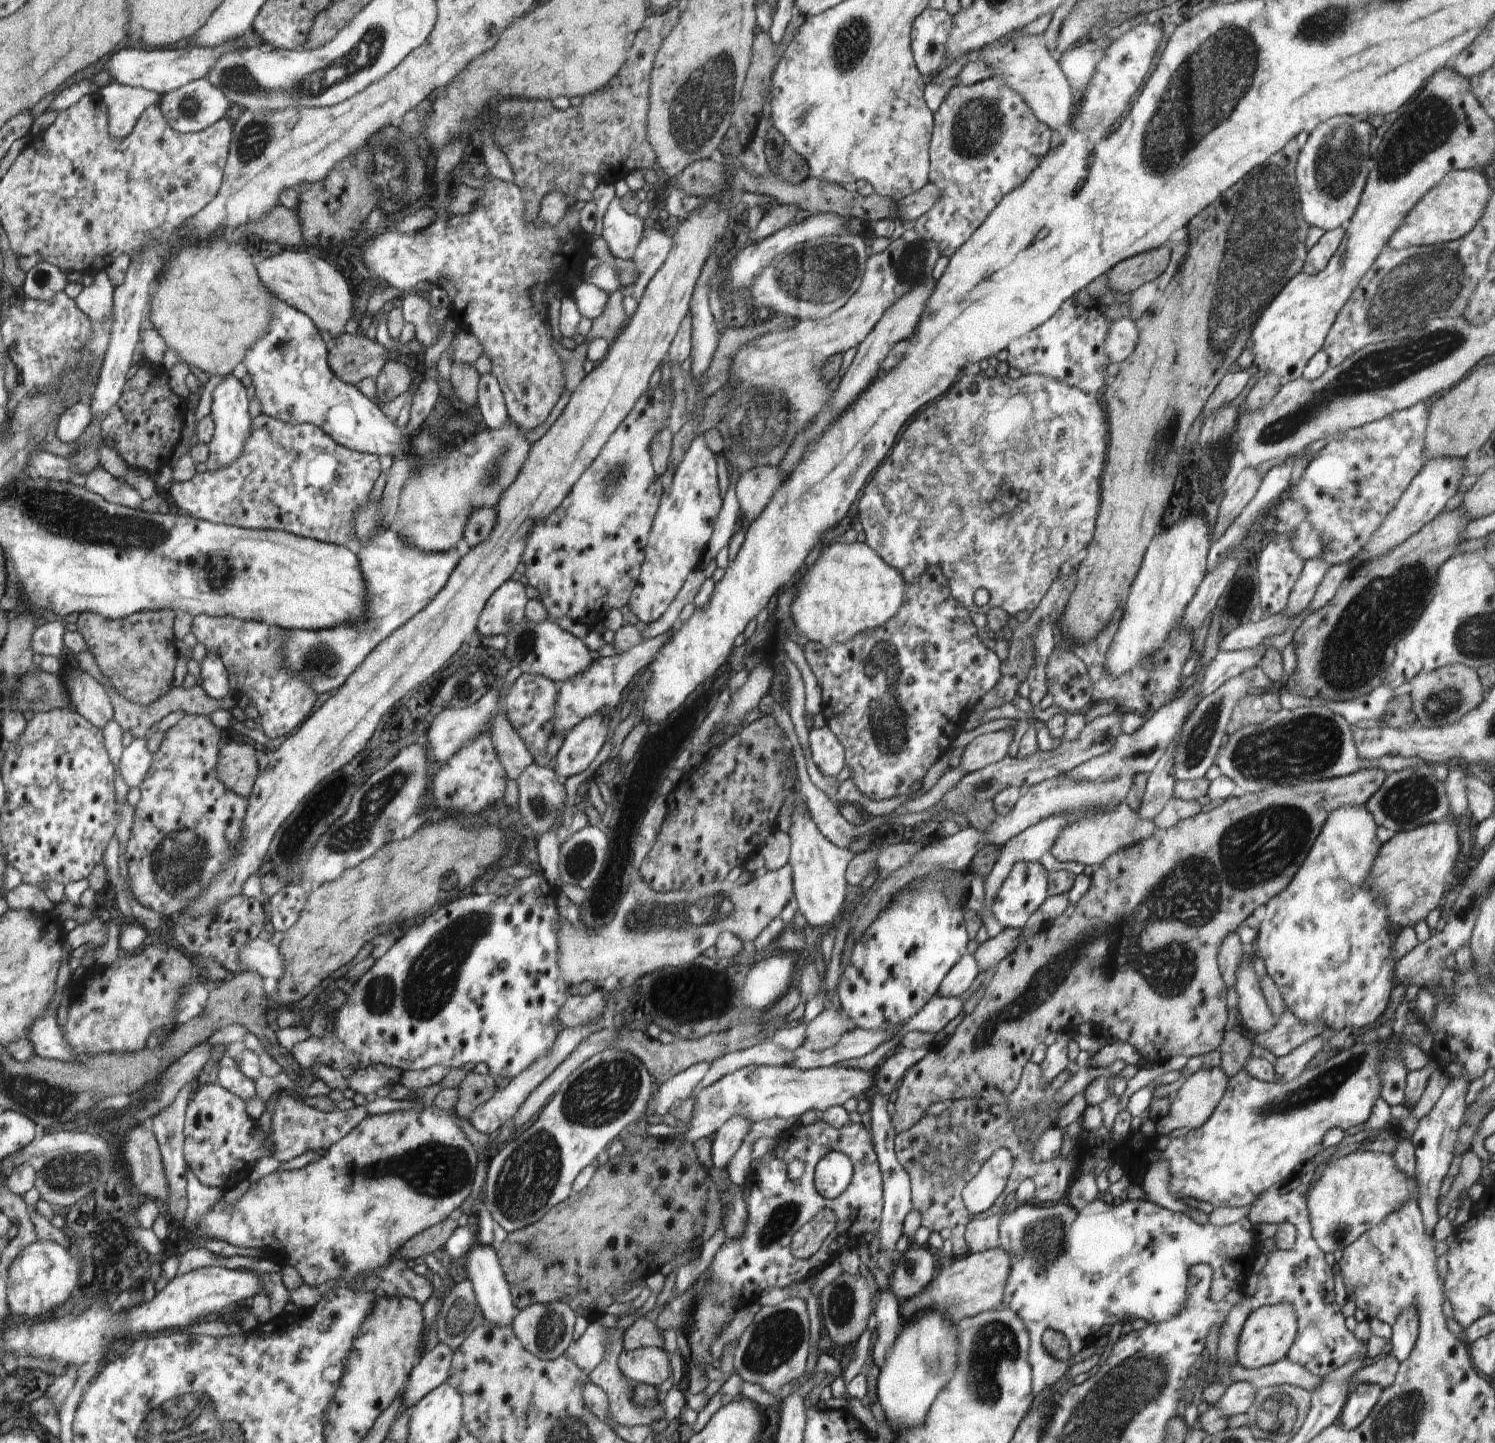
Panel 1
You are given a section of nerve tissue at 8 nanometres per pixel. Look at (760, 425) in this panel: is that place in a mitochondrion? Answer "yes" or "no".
yes

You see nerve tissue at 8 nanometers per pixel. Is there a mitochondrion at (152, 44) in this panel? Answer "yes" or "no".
no

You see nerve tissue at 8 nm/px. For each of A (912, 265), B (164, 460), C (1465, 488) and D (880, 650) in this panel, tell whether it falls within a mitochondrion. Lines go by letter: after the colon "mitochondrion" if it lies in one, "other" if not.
A: mitochondrion
B: other
C: other
D: mitochondrion

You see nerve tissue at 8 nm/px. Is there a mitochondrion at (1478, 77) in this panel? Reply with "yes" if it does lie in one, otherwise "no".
no

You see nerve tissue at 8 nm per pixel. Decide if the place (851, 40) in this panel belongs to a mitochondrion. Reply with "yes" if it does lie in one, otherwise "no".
yes

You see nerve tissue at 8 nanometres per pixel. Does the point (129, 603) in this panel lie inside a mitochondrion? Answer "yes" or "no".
no

